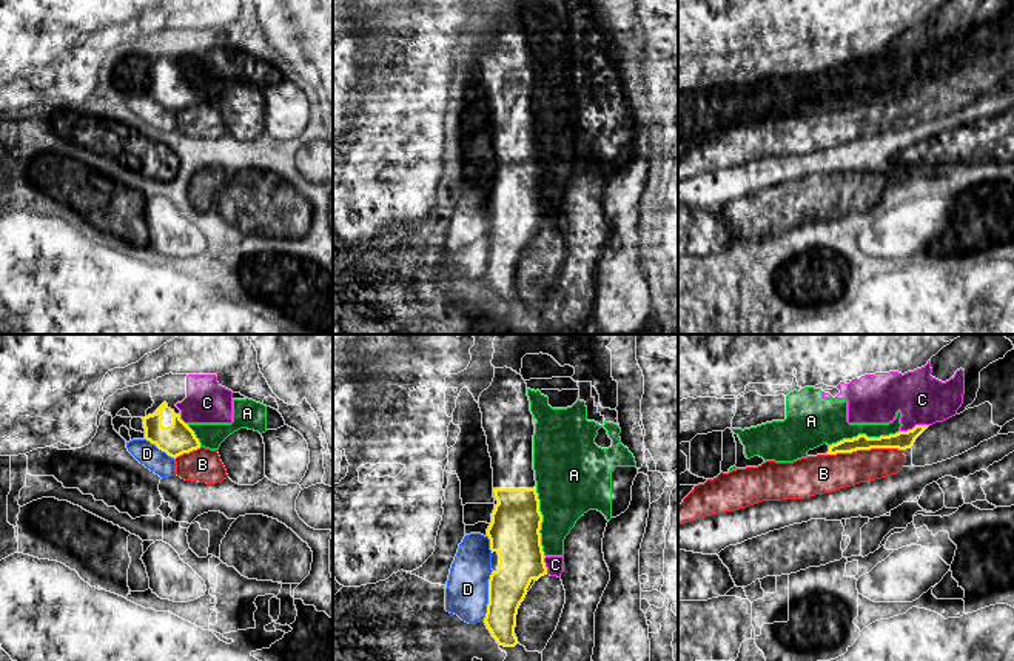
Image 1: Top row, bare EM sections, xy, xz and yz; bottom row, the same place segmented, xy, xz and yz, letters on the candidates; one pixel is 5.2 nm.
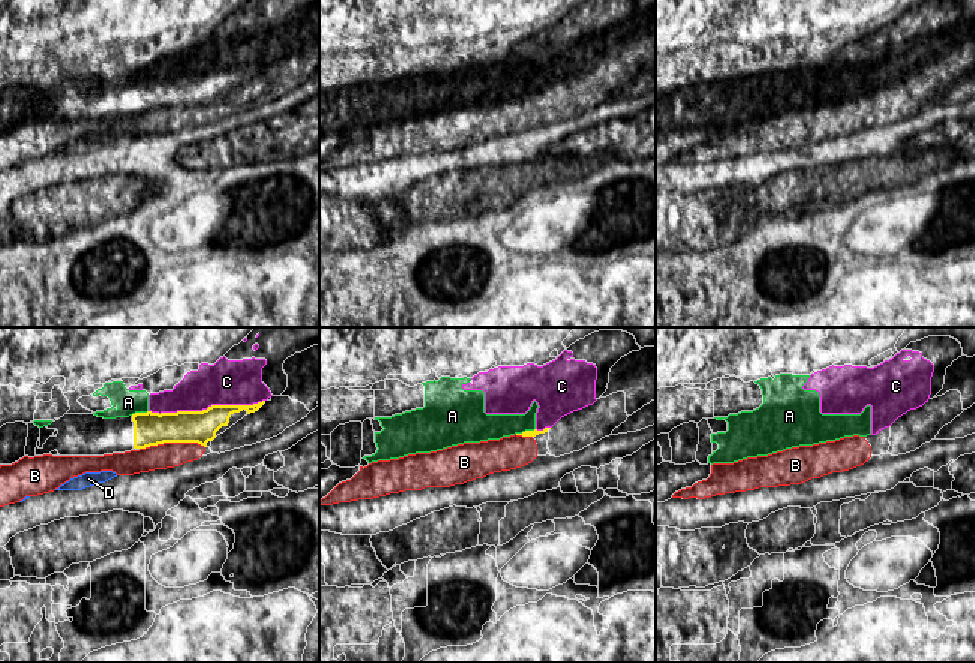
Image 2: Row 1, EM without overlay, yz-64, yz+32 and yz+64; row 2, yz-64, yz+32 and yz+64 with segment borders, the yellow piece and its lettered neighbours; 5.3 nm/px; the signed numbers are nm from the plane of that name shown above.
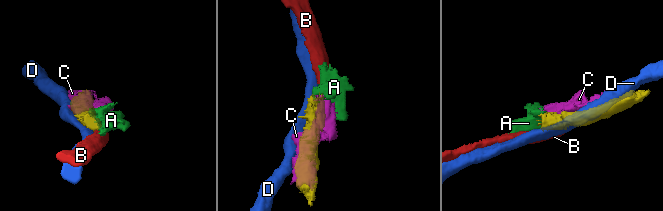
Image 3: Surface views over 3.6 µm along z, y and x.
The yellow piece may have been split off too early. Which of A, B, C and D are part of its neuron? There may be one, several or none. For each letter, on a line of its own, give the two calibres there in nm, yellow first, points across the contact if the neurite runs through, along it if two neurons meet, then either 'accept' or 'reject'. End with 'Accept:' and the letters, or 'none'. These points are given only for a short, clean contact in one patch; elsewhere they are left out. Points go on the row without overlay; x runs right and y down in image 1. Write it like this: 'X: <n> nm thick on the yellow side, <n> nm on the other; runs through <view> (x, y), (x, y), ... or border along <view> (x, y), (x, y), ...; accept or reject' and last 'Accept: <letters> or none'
A: 100 nm thick on the yellow side, 240 nm on the other; reject
B: 100 nm thick on the yellow side, 200 nm on the other; border along yz (902, 104), (857, 104), (828, 110); reject
C: 100 nm thick on the yellow side, 260 nm on the other; reject
D: 240 nm thick on the yellow side, 220 nm on the other; reject
Accept: none

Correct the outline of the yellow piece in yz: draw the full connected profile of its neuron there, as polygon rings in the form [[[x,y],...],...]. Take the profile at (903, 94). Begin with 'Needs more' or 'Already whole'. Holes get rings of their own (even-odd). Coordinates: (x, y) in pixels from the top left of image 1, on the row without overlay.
Needs more. [[[915,80],[912,85],[898,86],[889,91],[868,92],[866,89],[858,89],[852,94],[843,94],[837,99],[828,100],[823,99],[814,105],[808,106],[808,111],[817,109],[837,109],[837,108],[852,108],[857,105],[871,105],[871,103],[911,103],[915,94],[928,83],[929,80]]]

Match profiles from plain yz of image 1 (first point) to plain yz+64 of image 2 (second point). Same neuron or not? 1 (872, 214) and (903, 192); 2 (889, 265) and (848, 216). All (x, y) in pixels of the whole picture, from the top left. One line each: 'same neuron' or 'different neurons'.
1: same neuron
2: same neuron

